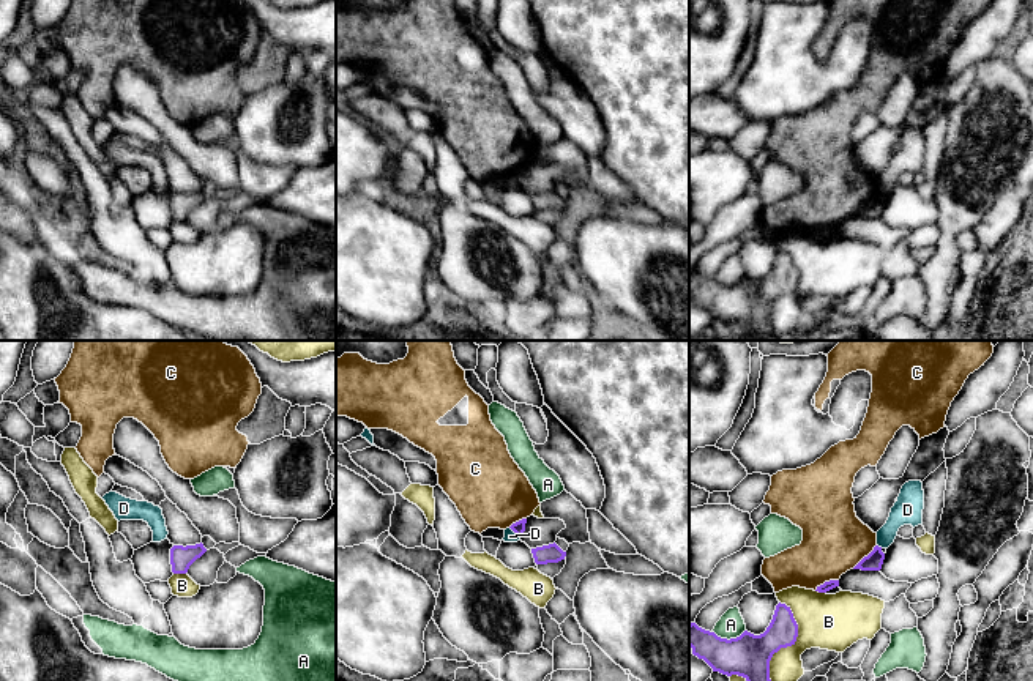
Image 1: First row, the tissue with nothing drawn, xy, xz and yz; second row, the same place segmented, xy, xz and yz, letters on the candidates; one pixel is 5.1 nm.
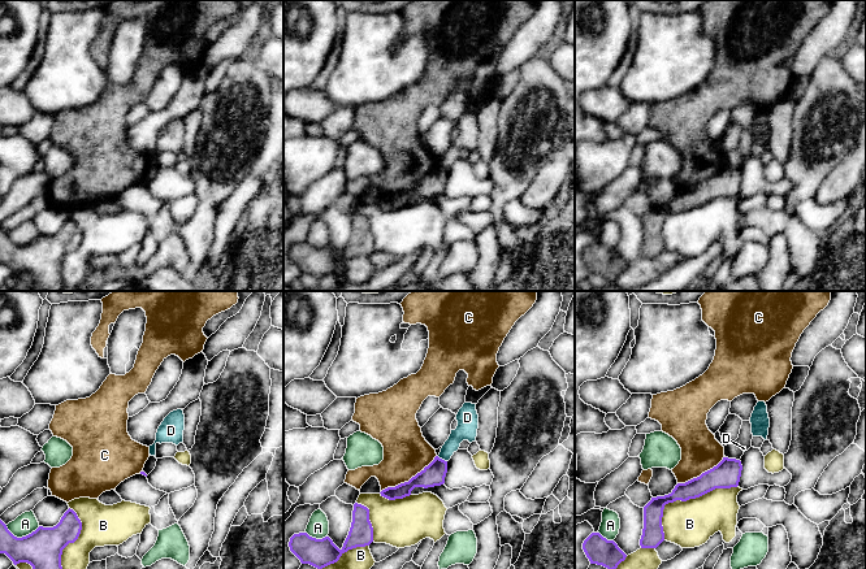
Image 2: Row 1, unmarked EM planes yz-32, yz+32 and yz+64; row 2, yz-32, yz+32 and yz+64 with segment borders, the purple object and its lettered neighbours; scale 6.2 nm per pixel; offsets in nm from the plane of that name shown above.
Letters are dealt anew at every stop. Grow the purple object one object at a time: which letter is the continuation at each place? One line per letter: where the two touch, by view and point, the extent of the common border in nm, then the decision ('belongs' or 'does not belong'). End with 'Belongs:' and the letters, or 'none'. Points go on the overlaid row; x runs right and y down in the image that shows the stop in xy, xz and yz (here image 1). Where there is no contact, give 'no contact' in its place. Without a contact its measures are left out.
A: meets purple in yz at (730, 639); contact 170 nm long; does not belong
B: meets purple in yz at (792, 643); contact 420 nm long; does not belong
C: meets purple in yz at (865, 557); contact 180 nm long; does not belong
D: meets purple in xz at (514, 532); contact 80 nm long; does not belong
Belongs: none

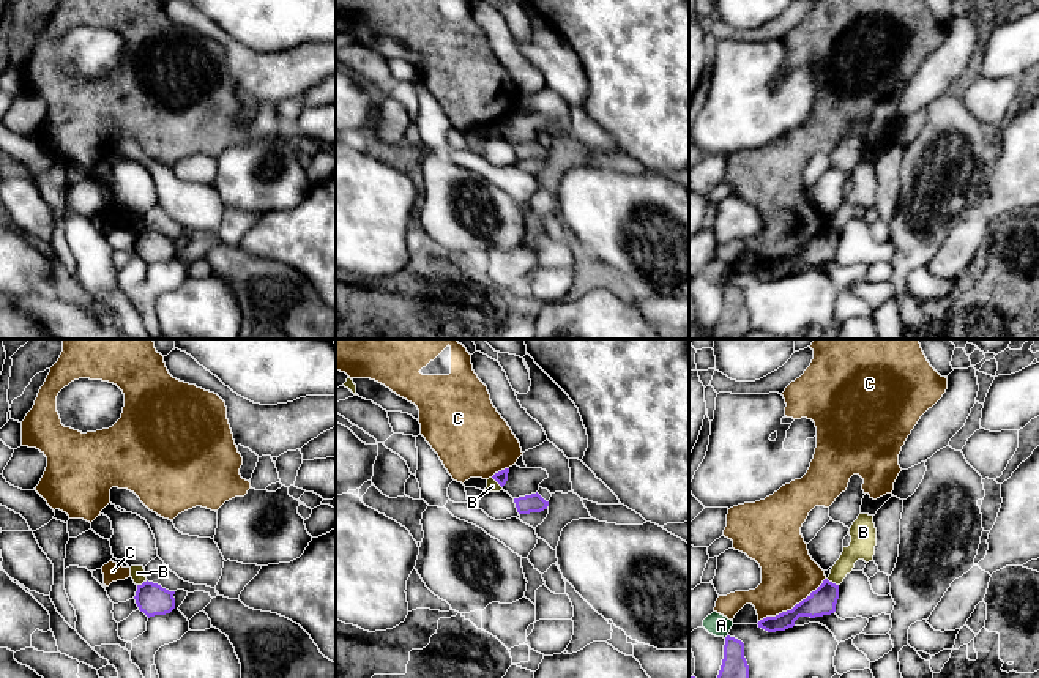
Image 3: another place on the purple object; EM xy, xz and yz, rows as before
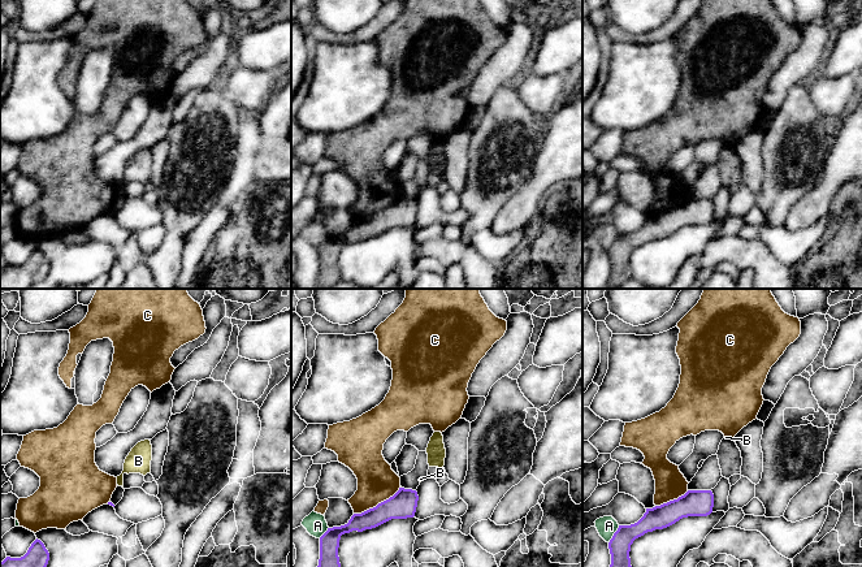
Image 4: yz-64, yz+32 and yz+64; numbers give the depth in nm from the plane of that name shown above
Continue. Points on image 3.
A: no contact; does not belong
B: meets purple in yz at (831, 582); contact 70 nm long; does not belong
C: meets purple in yz at (793, 607); contact 420 nm long; does not belong
Belongs: none

